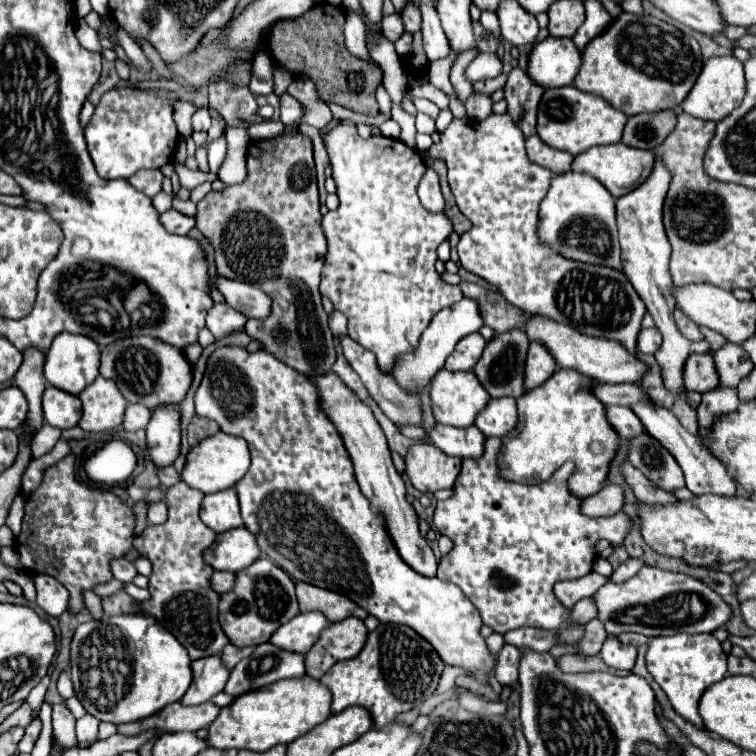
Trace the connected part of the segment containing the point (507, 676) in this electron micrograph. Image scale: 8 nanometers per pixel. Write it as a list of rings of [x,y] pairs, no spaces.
[[[506,644],[502,652],[498,654],[498,664],[496,664],[496,680],[502,686],[510,686],[514,690],[518,682],[518,660],[520,660],[520,650],[512,644]]]

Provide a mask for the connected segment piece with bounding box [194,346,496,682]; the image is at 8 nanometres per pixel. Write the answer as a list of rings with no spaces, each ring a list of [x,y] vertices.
[[[222,346],[222,348],[216,348],[208,362],[206,362],[206,372],[204,372],[204,378],[202,378],[202,384],[200,388],[196,390],[196,396],[194,396],[194,402],[196,402],[196,414],[198,416],[206,416],[210,420],[216,420],[220,424],[220,430],[226,432],[226,434],[232,434],[232,436],[240,436],[248,442],[248,450],[250,450],[250,456],[252,456],[252,464],[250,464],[250,470],[244,474],[244,478],[234,486],[236,492],[238,492],[238,498],[240,498],[240,512],[242,512],[242,520],[244,520],[244,528],[248,528],[254,536],[256,536],[256,542],[262,550],[264,556],[268,556],[268,560],[272,560],[276,566],[280,566],[284,572],[288,572],[290,578],[296,578],[300,582],[306,582],[306,584],[312,584],[312,586],[318,586],[318,588],[326,588],[326,590],[332,590],[332,592],[338,592],[338,594],[344,594],[346,598],[350,598],[356,606],[364,608],[370,616],[378,618],[380,622],[384,624],[406,624],[410,626],[412,630],[416,630],[420,636],[424,636],[432,646],[434,650],[440,654],[440,658],[450,664],[450,666],[462,666],[462,668],[468,668],[474,672],[474,676],[480,680],[480,682],[486,682],[486,672],[496,664],[496,658],[488,652],[486,648],[486,642],[484,638],[480,636],[480,626],[482,626],[482,620],[480,620],[480,612],[476,612],[474,604],[464,596],[464,592],[460,592],[460,588],[456,588],[456,584],[448,584],[448,582],[442,582],[438,578],[428,578],[428,576],[422,576],[418,572],[414,572],[398,554],[388,530],[386,530],[386,520],[384,516],[380,516],[380,512],[376,512],[374,508],[370,508],[370,502],[368,498],[360,492],[360,486],[356,484],[356,478],[354,478],[354,468],[352,468],[352,460],[344,448],[344,442],[340,438],[340,434],[336,432],[334,424],[326,418],[326,414],[318,408],[318,392],[316,392],[316,386],[300,372],[296,372],[294,368],[288,368],[284,362],[276,360],[272,354],[268,354],[266,350],[258,350],[258,352],[248,352],[244,346]]]

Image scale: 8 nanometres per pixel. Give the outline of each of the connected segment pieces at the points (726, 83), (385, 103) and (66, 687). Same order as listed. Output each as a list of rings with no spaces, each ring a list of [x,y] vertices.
[[[716,56],[716,58],[710,58],[706,60],[694,88],[690,90],[690,94],[686,96],[686,100],[680,104],[680,108],[694,116],[694,118],[702,118],[702,120],[722,120],[726,118],[744,98],[744,66],[738,58],[734,56]]]
[[[382,84],[376,88],[376,100],[378,100],[380,112],[384,112],[390,118],[390,96],[388,96],[388,92],[386,92],[386,88]]]
[[[60,672],[60,676],[58,676],[58,692],[60,692],[62,698],[74,696],[72,682],[70,682],[70,674],[68,674],[68,672]]]

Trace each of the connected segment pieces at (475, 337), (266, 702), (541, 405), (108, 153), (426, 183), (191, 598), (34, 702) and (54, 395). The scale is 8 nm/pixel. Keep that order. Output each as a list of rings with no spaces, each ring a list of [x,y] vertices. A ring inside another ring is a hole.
[[[478,332],[464,336],[464,340],[460,340],[460,344],[456,344],[456,350],[448,356],[444,368],[452,372],[472,370],[480,360],[485,346],[486,342]]]
[[[310,676],[278,680],[278,682],[272,682],[270,686],[264,686],[264,688],[252,690],[248,694],[242,694],[242,696],[234,698],[232,704],[222,708],[220,716],[208,728],[206,742],[210,746],[222,748],[222,750],[226,750],[226,748],[242,750],[242,748],[246,748],[246,750],[252,750],[252,752],[264,752],[264,750],[270,750],[276,744],[290,744],[296,738],[310,732],[314,726],[322,724],[332,714],[330,704],[332,704],[332,694],[328,692],[328,688],[324,688],[324,684],[320,684],[320,680],[312,680]]]
[[[532,342],[524,368],[526,392],[518,400],[520,422],[518,428],[506,440],[502,440],[498,472],[508,482],[542,484],[550,480],[564,462],[574,462],[574,472],[568,478],[568,488],[572,496],[584,500],[606,484],[608,464],[618,448],[618,434],[606,422],[604,404],[600,404],[600,400],[596,400],[590,390],[592,380],[588,376],[578,376],[578,372],[572,370],[554,370],[556,362],[548,350],[540,346],[540,342]]]
[[[114,88],[106,92],[100,100],[100,104],[94,110],[94,116],[90,124],[84,128],[88,130],[88,152],[92,156],[92,162],[102,178],[114,180],[114,178],[130,178],[140,168],[162,168],[174,158],[174,150],[178,144],[178,130],[172,118],[172,102],[176,96],[166,92],[152,92],[152,90],[138,90],[138,88]]]
[[[428,168],[428,172],[422,176],[422,180],[418,184],[418,196],[420,196],[426,210],[442,212],[444,198],[442,198],[442,192],[440,192],[438,174],[432,168]]]
[[[180,480],[178,484],[174,484],[166,492],[166,504],[168,504],[166,524],[148,526],[140,536],[134,538],[136,550],[152,562],[152,574],[150,574],[150,594],[152,594],[152,598],[148,602],[142,602],[144,614],[154,616],[170,634],[174,634],[176,640],[188,650],[190,660],[220,654],[222,648],[228,644],[228,636],[222,632],[222,628],[218,624],[220,596],[210,588],[210,576],[212,576],[214,570],[202,558],[202,552],[206,550],[206,546],[210,546],[212,540],[216,538],[216,534],[206,524],[202,524],[202,520],[198,516],[202,498],[204,498],[204,494],[200,490],[194,490],[184,480]]]
[[[44,676],[44,678],[40,680],[40,684],[36,684],[36,688],[32,688],[32,692],[30,692],[28,698],[26,698],[26,702],[28,702],[30,708],[32,708],[32,712],[37,713],[36,718],[39,716],[42,702],[44,702],[44,696],[46,696],[46,690],[48,690],[48,682],[50,682],[50,678]]]
[[[46,386],[42,396],[42,410],[44,410],[44,420],[50,426],[56,426],[62,430],[74,428],[82,416],[80,398],[64,390],[58,390],[54,386]]]

